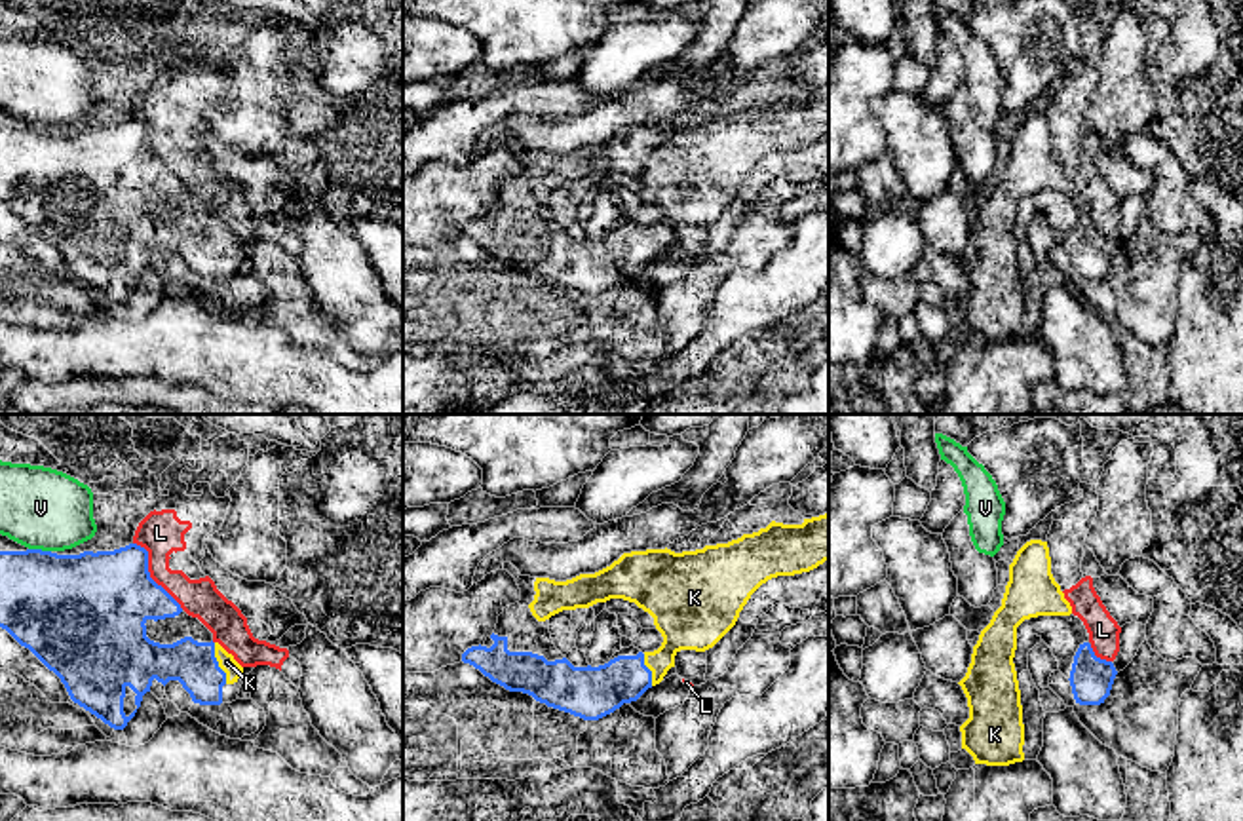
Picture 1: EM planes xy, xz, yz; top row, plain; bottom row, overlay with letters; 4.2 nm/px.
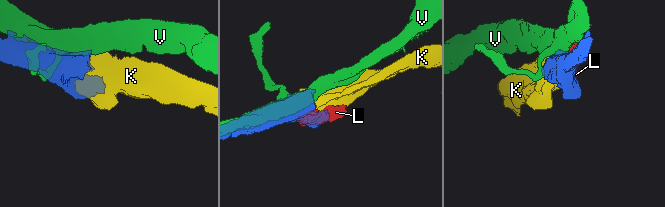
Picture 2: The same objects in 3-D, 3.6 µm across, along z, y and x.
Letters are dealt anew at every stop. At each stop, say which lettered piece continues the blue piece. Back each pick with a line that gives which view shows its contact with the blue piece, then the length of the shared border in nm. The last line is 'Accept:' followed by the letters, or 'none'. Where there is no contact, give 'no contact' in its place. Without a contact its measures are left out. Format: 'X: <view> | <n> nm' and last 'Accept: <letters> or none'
K: xy | 190 nm
Accept: K

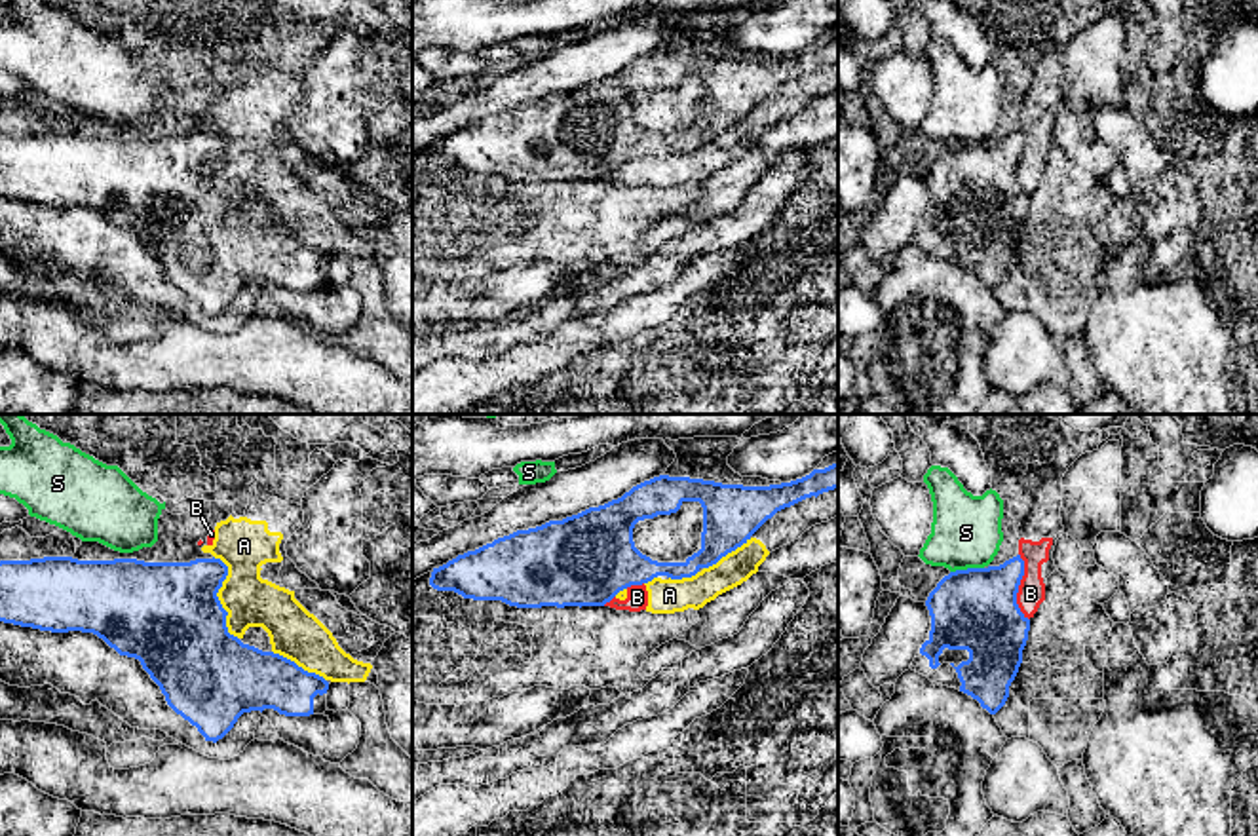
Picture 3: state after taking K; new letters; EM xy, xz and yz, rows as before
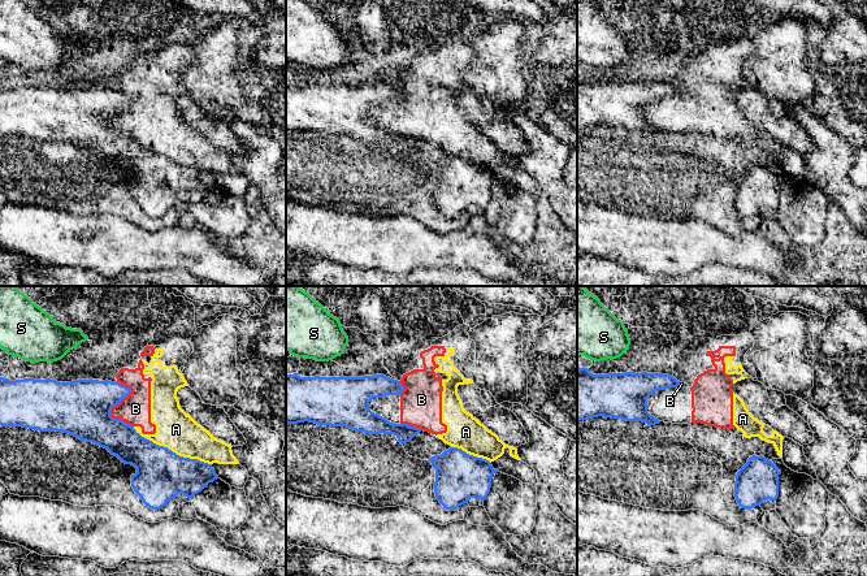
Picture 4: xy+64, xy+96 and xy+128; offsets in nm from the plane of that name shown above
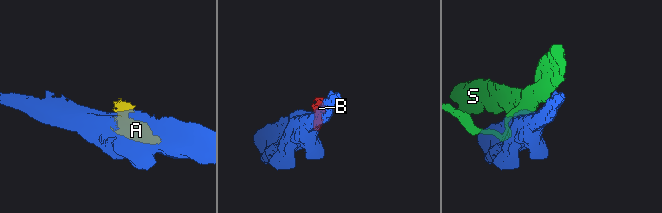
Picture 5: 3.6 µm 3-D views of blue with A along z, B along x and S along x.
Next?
Accept: none

